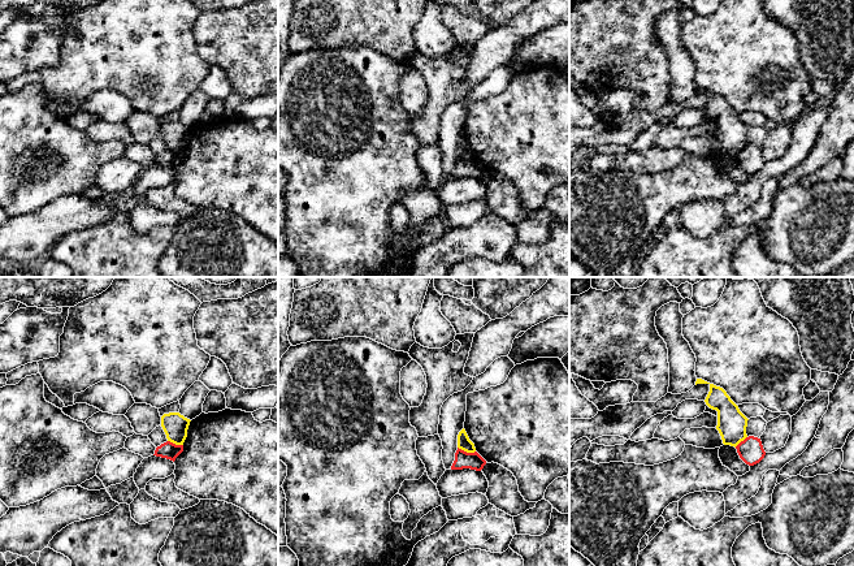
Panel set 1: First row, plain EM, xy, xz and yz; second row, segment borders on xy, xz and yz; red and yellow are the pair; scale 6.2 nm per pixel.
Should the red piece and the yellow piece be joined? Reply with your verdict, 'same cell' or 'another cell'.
another cell

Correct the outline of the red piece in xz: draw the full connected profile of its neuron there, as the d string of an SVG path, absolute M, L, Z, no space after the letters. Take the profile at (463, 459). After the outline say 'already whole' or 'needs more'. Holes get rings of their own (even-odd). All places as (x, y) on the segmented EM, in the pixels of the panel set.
M458 448L451 470L471 468L471 470L481 471L485 465L486 461L477 451L467 453Z | already whole

